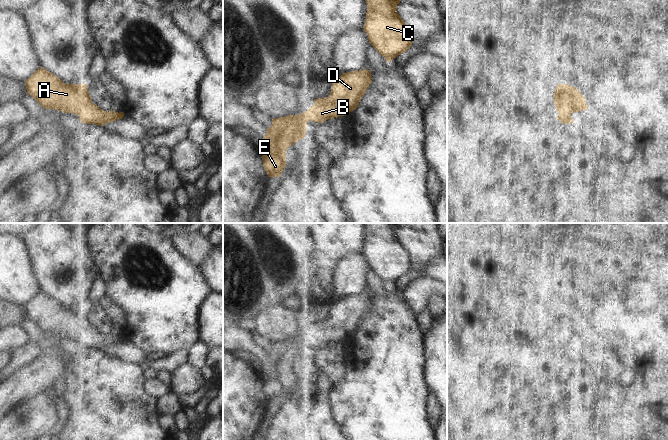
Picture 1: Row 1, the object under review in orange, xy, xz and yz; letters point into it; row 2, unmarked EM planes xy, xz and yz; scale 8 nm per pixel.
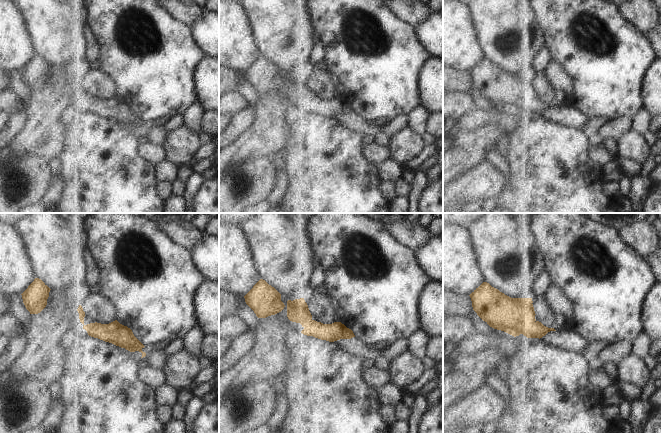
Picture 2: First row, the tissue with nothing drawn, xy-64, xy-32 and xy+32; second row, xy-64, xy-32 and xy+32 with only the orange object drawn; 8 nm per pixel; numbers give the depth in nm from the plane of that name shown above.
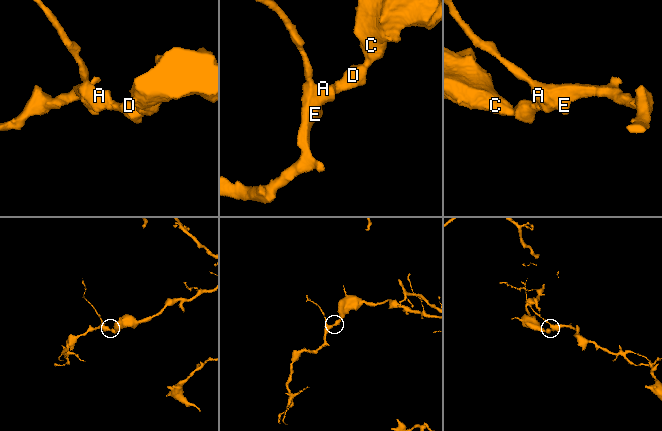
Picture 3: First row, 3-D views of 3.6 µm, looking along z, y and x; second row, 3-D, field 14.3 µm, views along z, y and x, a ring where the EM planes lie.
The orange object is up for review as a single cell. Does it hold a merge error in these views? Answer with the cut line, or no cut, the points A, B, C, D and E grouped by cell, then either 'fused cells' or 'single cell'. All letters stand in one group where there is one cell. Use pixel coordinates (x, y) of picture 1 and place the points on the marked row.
no cut | A B C D E | single cell

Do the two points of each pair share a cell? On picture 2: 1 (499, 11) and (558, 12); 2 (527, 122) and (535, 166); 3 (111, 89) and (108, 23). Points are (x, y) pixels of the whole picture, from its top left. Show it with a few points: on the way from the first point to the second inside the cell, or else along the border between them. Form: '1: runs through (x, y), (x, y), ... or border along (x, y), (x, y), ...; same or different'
1: border along (534, 10), (537, 21), (545, 34); different
2: runs through (528, 133), (535, 146), (535, 155); same
3: border along (101, 67), (116, 82), (116, 95); different

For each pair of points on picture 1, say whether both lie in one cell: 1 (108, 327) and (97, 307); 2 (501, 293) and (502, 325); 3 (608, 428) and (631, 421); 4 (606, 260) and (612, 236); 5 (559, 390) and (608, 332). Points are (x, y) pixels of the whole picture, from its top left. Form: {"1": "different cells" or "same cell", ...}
{"1": "same cell", "2": "same cell", "3": "same cell", "4": "different cells", "5": "different cells"}

